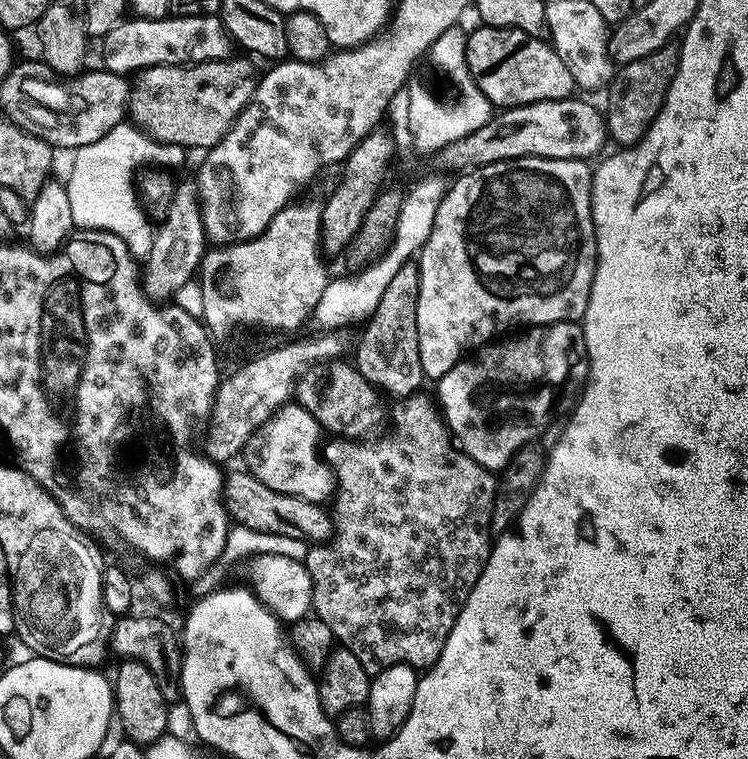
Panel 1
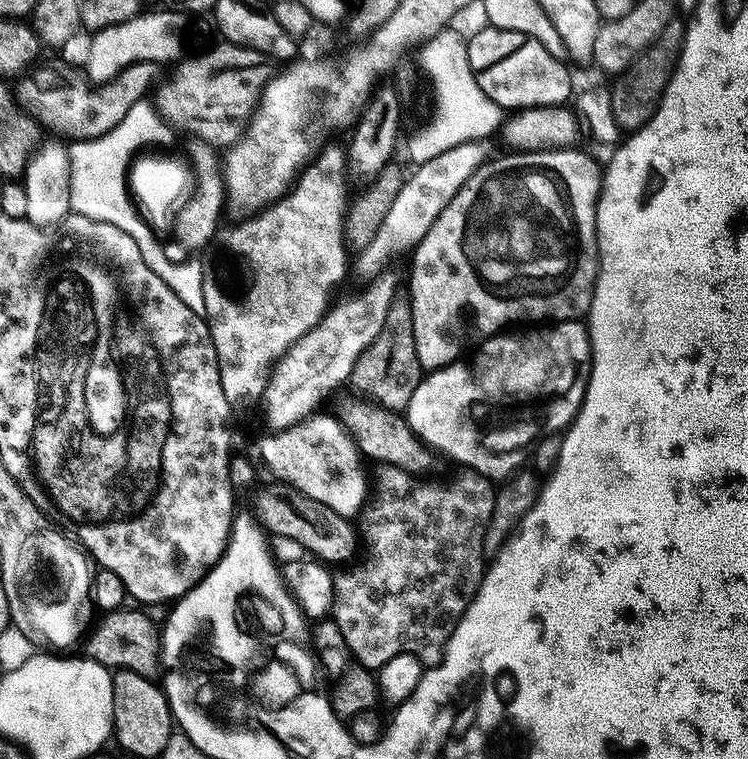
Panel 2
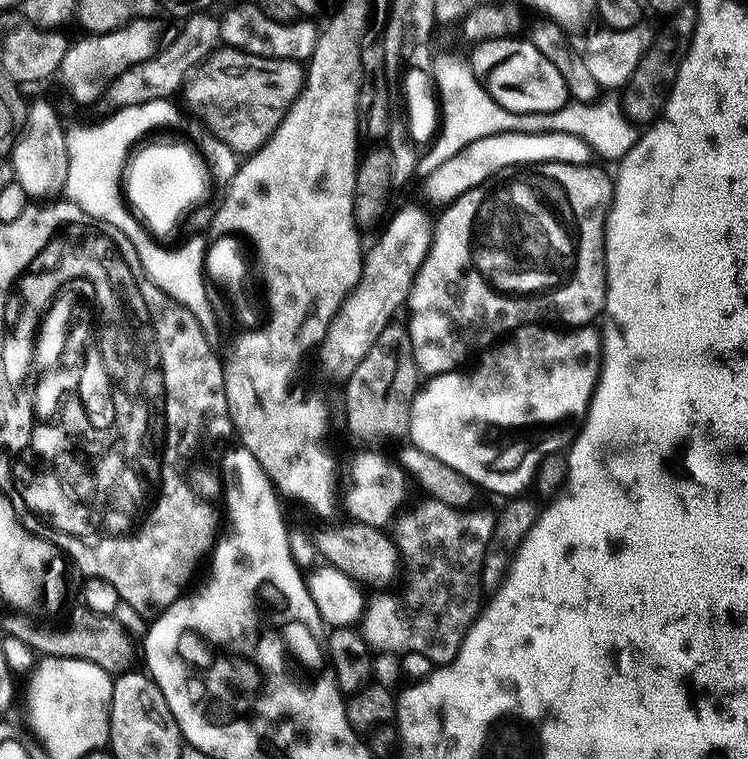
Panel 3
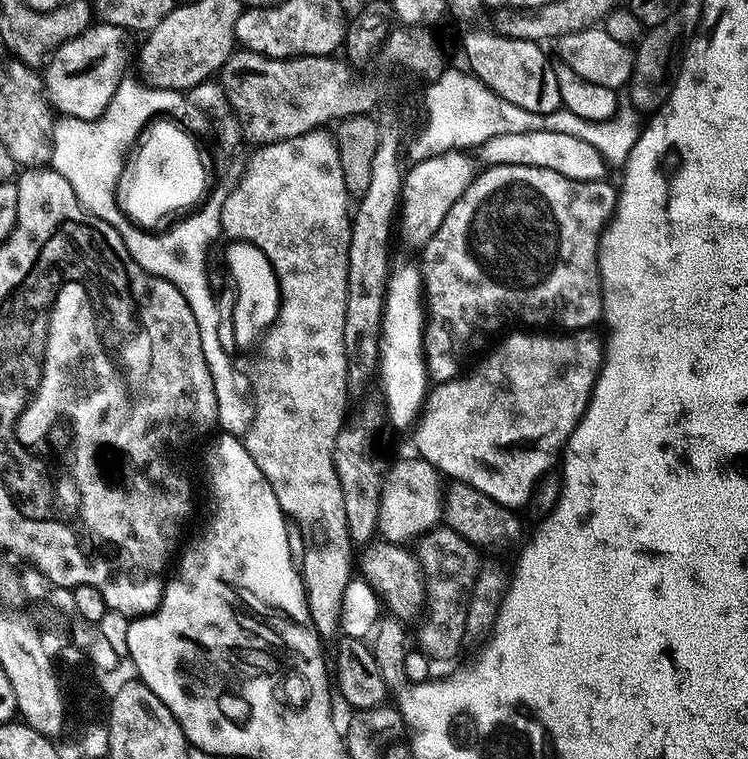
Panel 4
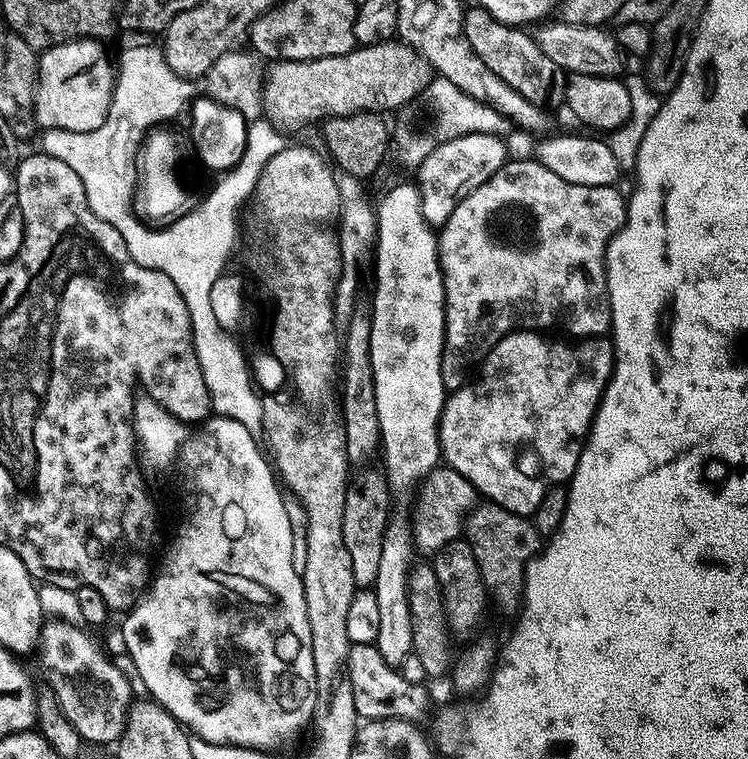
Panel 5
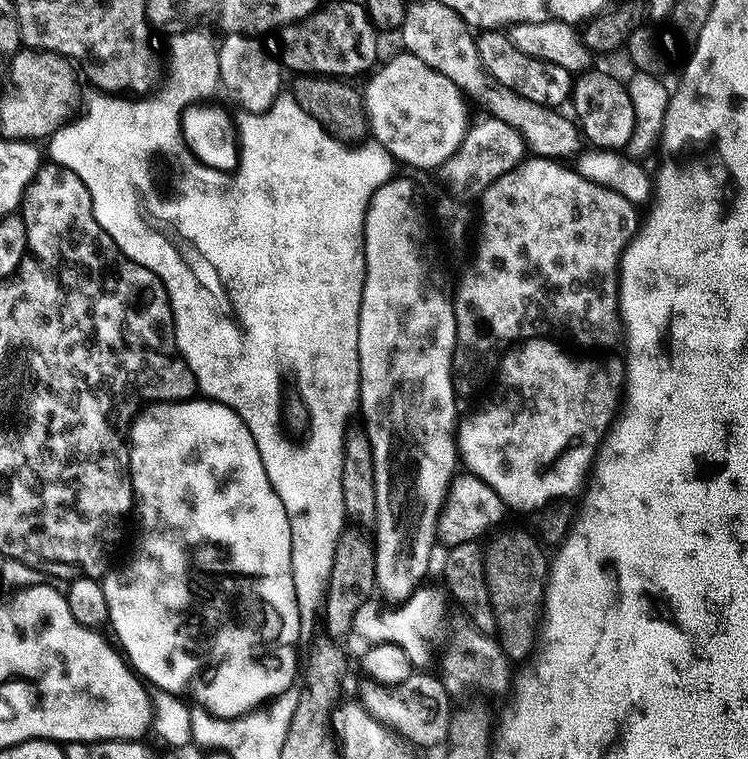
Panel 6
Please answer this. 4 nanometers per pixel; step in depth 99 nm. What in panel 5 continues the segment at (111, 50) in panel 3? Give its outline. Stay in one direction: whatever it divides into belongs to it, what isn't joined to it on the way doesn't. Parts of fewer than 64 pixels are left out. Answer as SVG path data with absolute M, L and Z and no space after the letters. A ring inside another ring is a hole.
M71 40L65 44L59 44L53 48L43 49L38 56L38 71L36 74L36 82L34 85L34 95L32 97L31 115L36 115L36 120L41 124L41 129L57 128L58 130L66 130L67 132L89 132L90 130L98 130L98 126L102 126L102 122L106 122L106 114L112 105L114 95L114 64L108 61L108 56L104 53L105 45L99 40Z

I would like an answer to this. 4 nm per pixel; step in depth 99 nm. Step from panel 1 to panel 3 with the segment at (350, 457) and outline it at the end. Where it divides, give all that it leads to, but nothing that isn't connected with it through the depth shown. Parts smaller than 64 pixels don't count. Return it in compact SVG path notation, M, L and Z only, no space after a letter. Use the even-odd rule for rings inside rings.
M431 498L425 504L414 509L406 516L401 515L395 523L394 539L400 552L403 571L408 572L408 585L404 588L404 604L392 604L388 594L380 594L377 600L369 599L362 621L362 635L369 649L380 652L403 654L426 654L434 666L448 664L458 654L465 634L476 619L481 607L482 589L480 571L486 546L492 537L496 525L493 513L476 512L477 510L459 510L446 506Z

